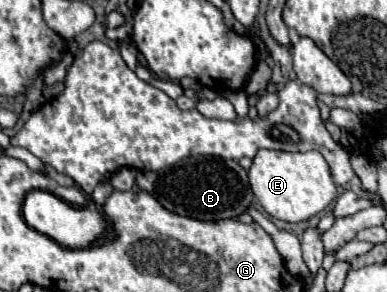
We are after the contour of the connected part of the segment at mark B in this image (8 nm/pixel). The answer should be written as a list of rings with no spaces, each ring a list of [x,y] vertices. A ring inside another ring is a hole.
[[[191,157],[177,163],[171,171],[153,173],[153,171],[139,171],[137,185],[141,191],[155,195],[155,199],[167,209],[183,217],[203,219],[203,221],[225,221],[225,219],[239,219],[239,215],[247,213],[255,195],[249,185],[247,171],[231,159],[219,157]]]

